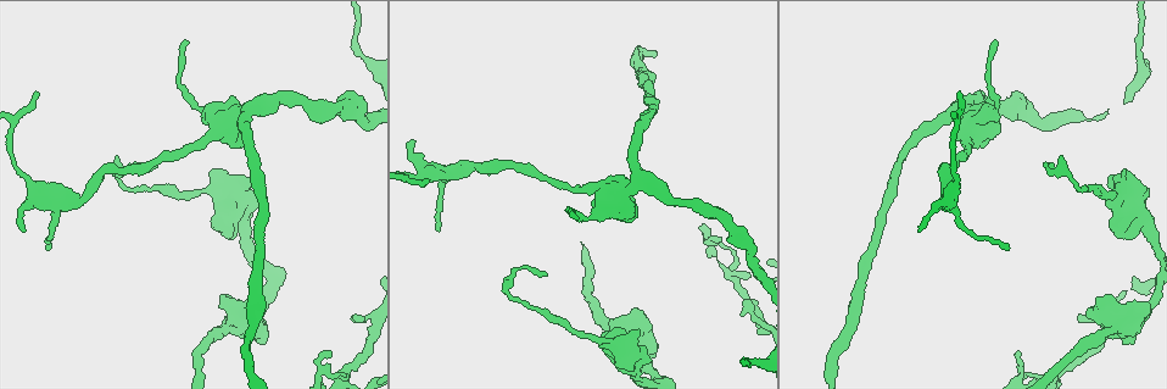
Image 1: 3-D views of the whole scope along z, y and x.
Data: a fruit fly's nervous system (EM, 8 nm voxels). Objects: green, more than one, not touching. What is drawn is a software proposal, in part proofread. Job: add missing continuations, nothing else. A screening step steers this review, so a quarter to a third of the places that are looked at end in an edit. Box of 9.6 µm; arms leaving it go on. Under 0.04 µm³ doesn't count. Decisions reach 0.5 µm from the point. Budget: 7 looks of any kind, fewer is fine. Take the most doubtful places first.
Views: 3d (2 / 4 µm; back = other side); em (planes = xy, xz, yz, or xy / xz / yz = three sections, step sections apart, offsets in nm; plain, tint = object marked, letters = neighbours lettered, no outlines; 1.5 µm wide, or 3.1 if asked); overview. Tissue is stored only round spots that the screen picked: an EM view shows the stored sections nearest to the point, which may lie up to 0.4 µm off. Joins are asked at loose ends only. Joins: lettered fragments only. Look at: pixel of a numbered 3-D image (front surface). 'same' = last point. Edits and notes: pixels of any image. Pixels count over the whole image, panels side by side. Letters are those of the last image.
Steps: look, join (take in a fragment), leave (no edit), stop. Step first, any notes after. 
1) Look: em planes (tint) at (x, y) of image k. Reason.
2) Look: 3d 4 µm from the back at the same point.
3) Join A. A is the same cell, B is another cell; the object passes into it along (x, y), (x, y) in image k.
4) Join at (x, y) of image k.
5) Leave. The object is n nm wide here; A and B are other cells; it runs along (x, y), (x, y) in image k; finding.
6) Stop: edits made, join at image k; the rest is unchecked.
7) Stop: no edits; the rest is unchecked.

Look: 3d 4 µm at (1132, 342) of image 1. Free end.

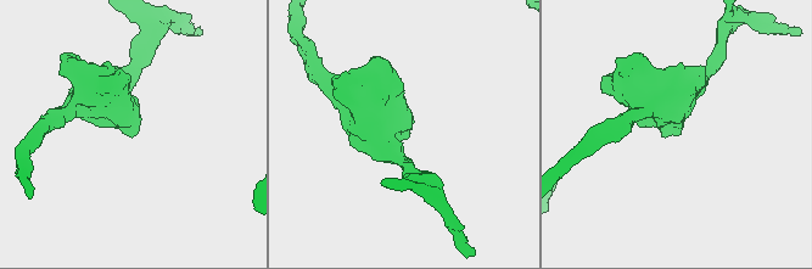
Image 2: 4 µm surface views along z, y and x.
Look: em xz step 8 (tint) at (678, 131) of image 2. Need the tissue.

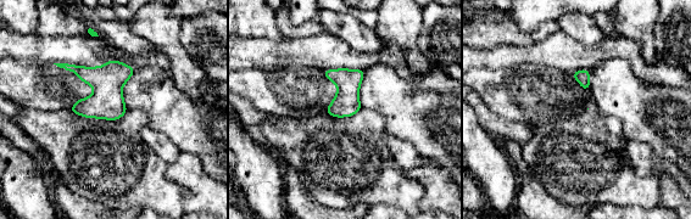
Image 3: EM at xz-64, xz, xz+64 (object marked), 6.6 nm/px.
Look: em planes (letters) at the same point.

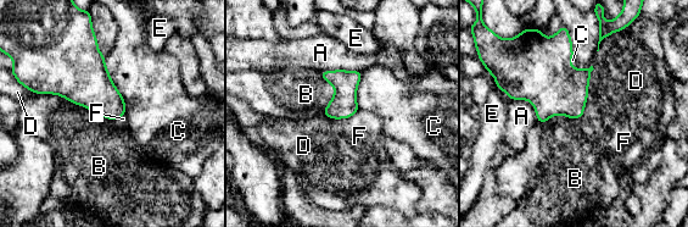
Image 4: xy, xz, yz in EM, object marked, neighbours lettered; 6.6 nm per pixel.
Leave. A, B, C, D, E and F are other cells; a border runs along (358, 109), (351, 116), (339, 120) in image 4; no lettered fragment goes on from it.

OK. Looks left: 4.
Look: 3d 2 µm from the back at (22, 231) of image 1.

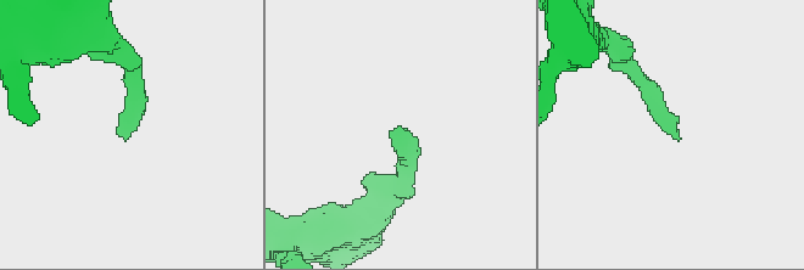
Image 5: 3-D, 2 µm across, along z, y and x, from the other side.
Look: em planes (tint) at (679, 132) of image 5. Need the tissue.

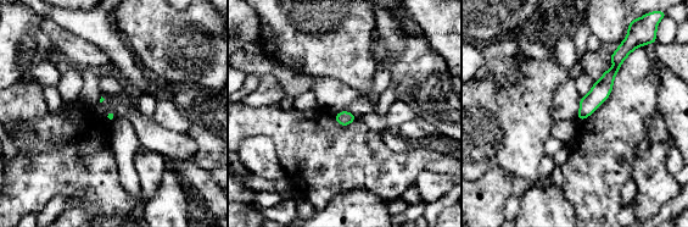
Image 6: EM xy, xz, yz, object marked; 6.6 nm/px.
Look: em planes (letters) at the same point. See the neighbours.

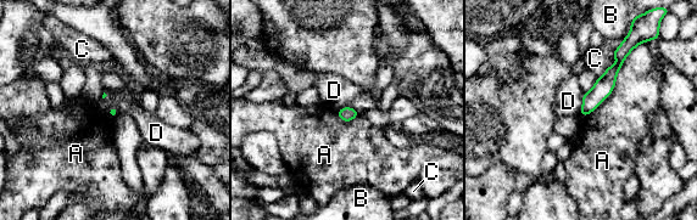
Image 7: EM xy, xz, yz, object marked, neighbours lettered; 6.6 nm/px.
Leave. A, B, C and D are other cells; it runs along (623, 48), (619, 63), (584, 112) in image 7; none of them fits.

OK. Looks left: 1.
Stop: no edits; the rest is unchecked.

